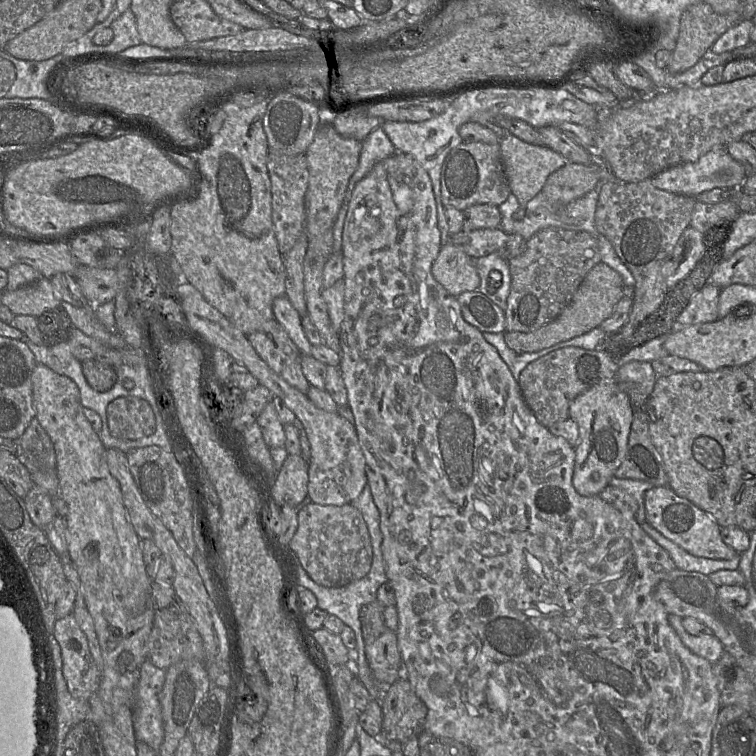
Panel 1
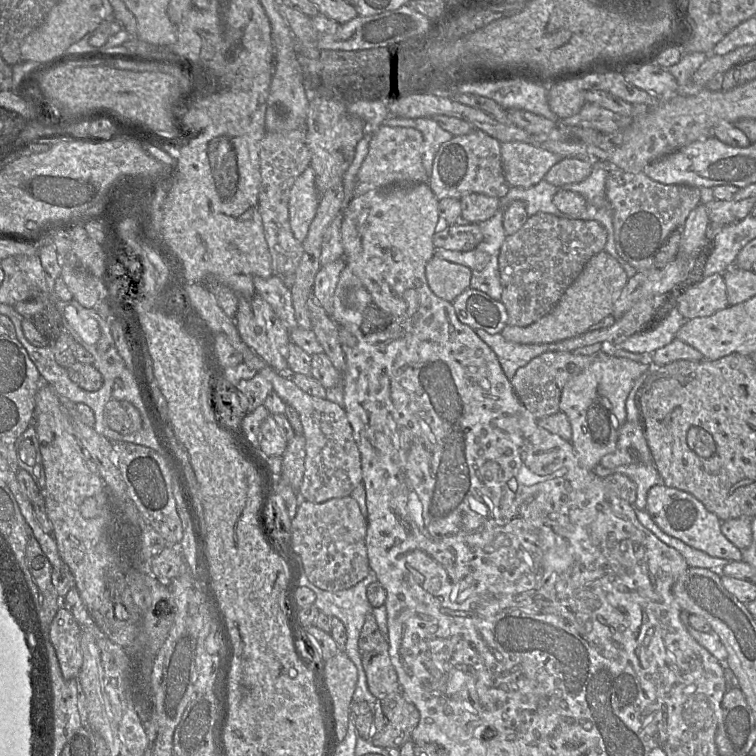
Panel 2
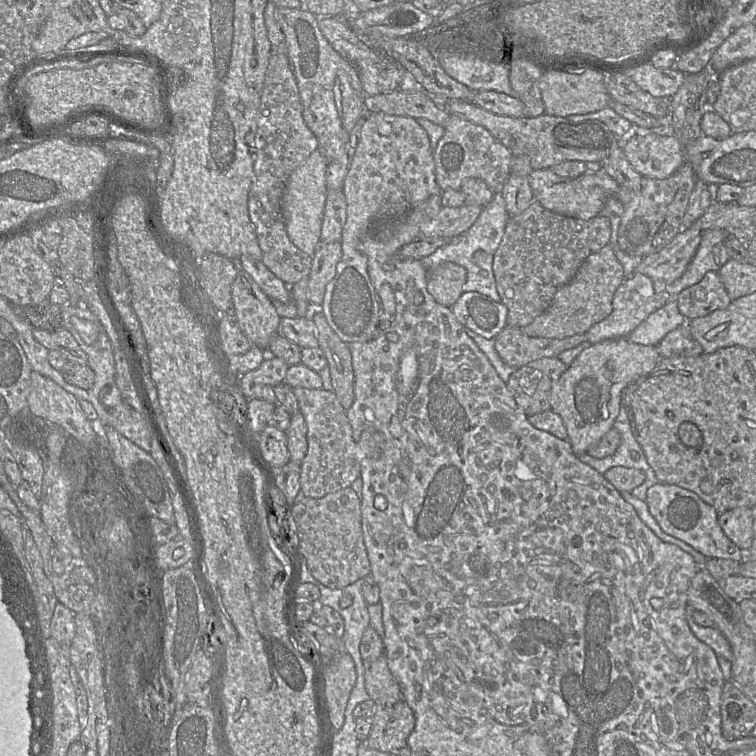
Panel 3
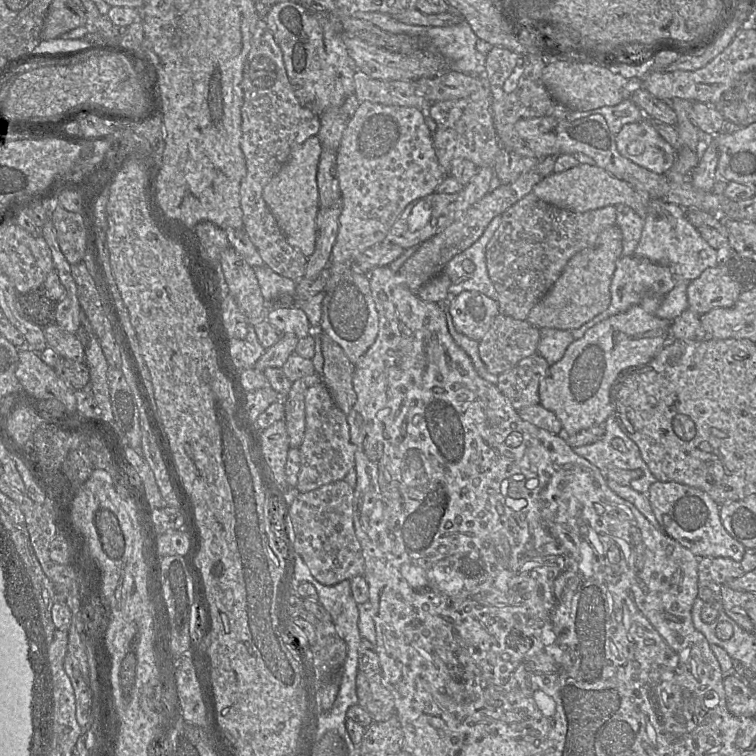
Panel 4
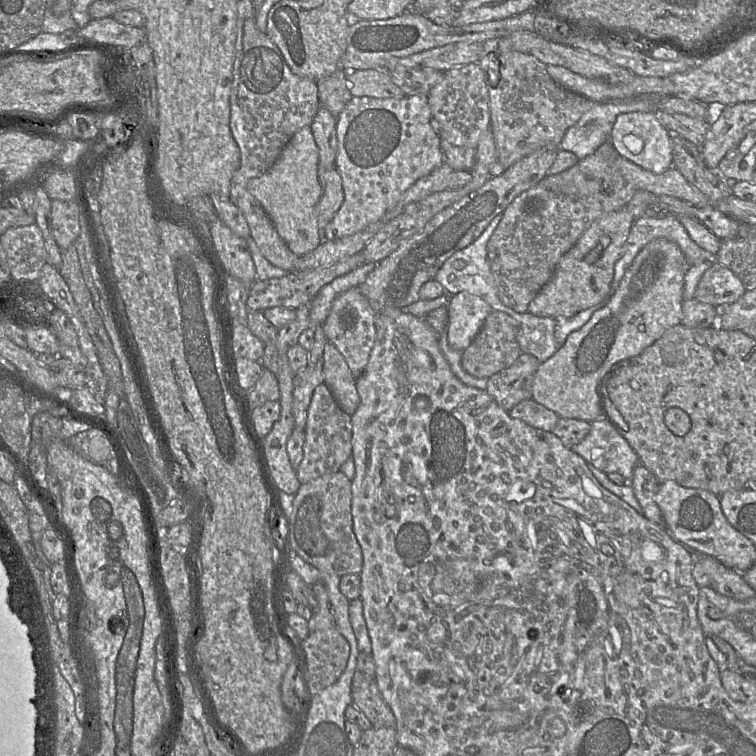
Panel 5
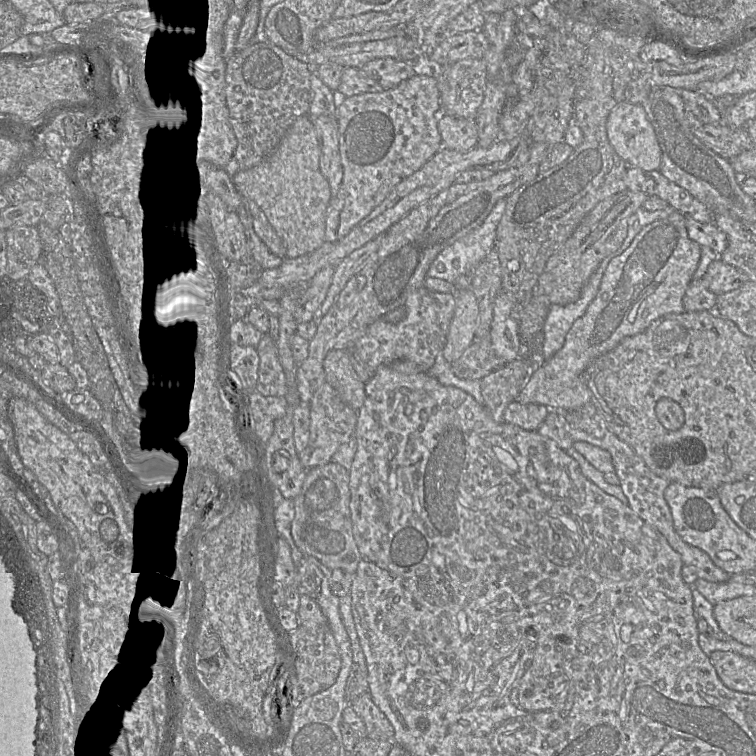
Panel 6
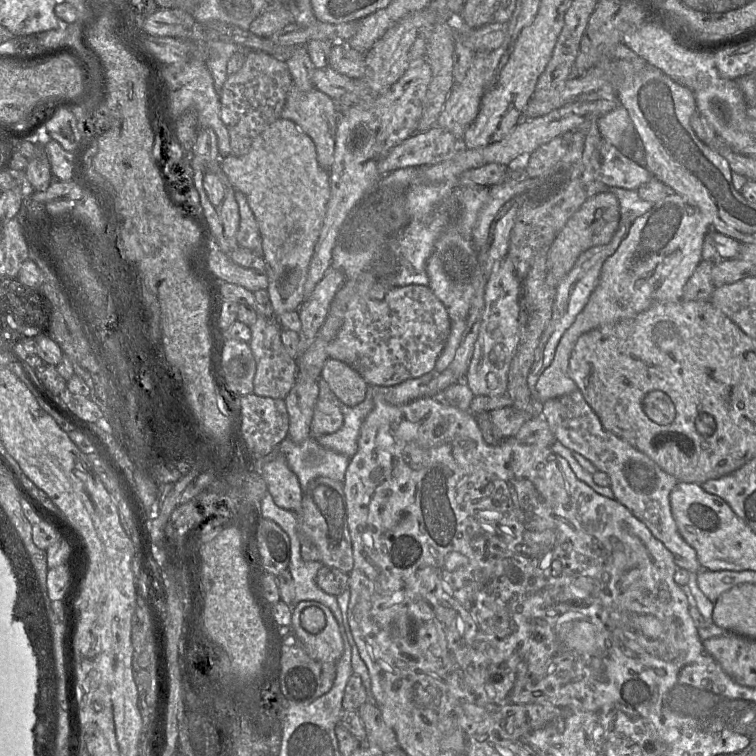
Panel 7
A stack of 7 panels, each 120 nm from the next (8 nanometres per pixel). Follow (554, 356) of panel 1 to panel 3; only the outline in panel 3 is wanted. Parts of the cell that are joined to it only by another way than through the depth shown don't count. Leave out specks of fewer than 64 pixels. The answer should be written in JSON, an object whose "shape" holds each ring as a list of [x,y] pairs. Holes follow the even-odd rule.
{"shape":[[[543,357],[516,369],[506,385],[527,416],[550,409],[553,385],[568,366],[558,357]]]}

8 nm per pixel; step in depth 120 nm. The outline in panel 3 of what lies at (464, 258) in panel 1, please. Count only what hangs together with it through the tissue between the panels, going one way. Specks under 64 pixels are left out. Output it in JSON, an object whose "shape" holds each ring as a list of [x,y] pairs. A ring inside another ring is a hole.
{"shape":[[[443,262],[431,267],[427,273],[427,291],[434,300],[451,308],[462,295],[467,271],[452,262]]]}

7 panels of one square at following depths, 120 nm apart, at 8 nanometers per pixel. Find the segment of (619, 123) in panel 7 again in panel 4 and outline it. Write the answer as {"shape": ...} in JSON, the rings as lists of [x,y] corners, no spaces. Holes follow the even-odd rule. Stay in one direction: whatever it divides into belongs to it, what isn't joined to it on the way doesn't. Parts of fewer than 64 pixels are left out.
{"shape":[[[646,120],[625,124],[615,136],[618,152],[656,174],[665,174],[675,162],[675,150]]]}

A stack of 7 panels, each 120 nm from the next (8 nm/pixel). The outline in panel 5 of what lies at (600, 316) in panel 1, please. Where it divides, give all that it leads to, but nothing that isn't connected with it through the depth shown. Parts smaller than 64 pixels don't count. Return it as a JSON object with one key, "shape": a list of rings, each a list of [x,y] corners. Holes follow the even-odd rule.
{"shape":[[[627,205],[596,219],[557,263],[549,281],[531,300],[528,311],[541,317],[572,317],[582,310],[604,304],[612,294],[614,267],[622,255],[634,216]]]}

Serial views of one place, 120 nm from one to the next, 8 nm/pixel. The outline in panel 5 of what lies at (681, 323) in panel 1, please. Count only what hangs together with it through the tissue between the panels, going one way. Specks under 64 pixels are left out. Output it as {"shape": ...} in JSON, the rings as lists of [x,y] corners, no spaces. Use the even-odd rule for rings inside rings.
{"shape":[[[714,259],[711,266],[702,274],[694,298],[722,309],[735,303],[745,291],[743,283],[735,273]]]}

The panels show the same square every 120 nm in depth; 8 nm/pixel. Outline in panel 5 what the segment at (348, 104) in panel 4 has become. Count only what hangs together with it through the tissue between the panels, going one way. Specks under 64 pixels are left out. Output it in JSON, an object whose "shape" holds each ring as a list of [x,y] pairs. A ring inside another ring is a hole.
{"shape":[[[339,68],[317,81],[320,105],[336,118],[353,98],[345,75],[346,72]]]}

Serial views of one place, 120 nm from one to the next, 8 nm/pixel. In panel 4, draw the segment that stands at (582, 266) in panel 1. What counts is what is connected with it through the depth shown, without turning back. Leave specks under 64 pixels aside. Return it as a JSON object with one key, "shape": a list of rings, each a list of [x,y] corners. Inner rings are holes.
{"shape":[[[533,192],[501,214],[502,221],[486,246],[486,265],[498,295],[499,312],[526,320],[530,310],[547,294],[570,258],[595,244],[599,234],[616,222],[613,205],[574,212],[539,199]]]}

